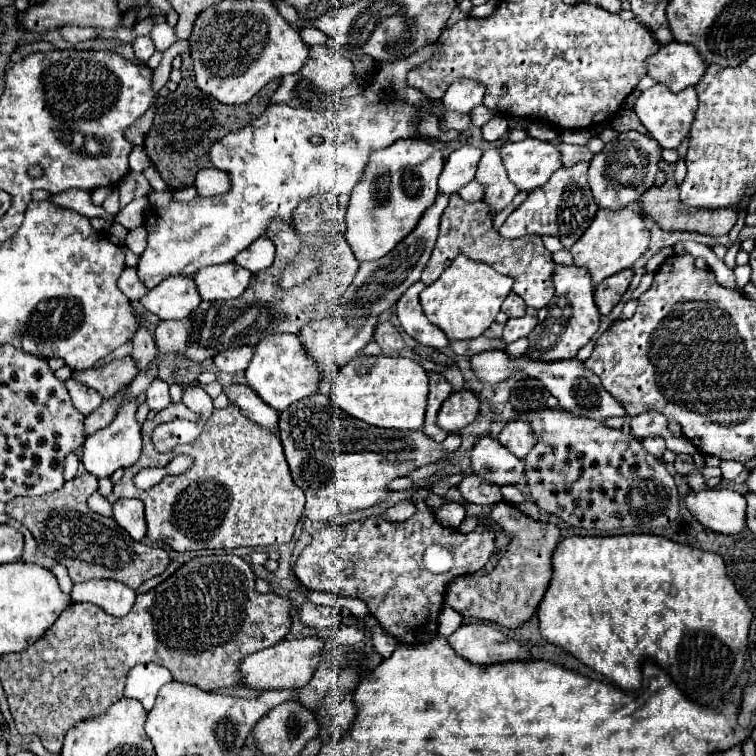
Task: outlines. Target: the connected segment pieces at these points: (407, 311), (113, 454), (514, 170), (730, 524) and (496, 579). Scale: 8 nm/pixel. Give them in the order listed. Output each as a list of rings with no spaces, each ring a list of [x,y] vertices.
[[[419,280],[399,298],[399,302],[397,302],[397,318],[399,318],[401,326],[403,326],[403,330],[411,338],[415,338],[419,344],[441,350],[441,348],[449,346],[449,340],[443,334],[443,330],[439,330],[437,326],[433,326],[425,318],[425,314],[421,310],[421,304],[419,304],[419,294],[421,294],[423,288],[425,288],[425,284]]]
[[[135,400],[125,402],[119,408],[117,418],[109,426],[105,426],[103,430],[97,430],[85,440],[81,462],[87,472],[91,472],[97,478],[103,478],[103,476],[111,476],[117,468],[123,468],[123,466],[129,468],[131,464],[135,464],[135,460],[141,454],[141,426],[135,420],[135,410],[137,410]]]
[[[525,138],[521,142],[503,142],[499,146],[507,178],[519,190],[535,190],[543,186],[551,174],[561,166],[555,142]]]
[[[707,488],[703,492],[691,490],[685,498],[689,512],[709,530],[725,536],[737,536],[747,526],[745,496],[731,488]]]
[[[509,502],[493,504],[489,522],[497,524],[505,534],[511,536],[507,552],[503,554],[497,568],[489,574],[455,578],[447,586],[445,602],[463,616],[497,622],[507,628],[517,628],[535,614],[539,602],[547,592],[553,576],[551,558],[555,546],[561,542],[561,530],[553,522],[541,522],[525,516],[517,506]]]

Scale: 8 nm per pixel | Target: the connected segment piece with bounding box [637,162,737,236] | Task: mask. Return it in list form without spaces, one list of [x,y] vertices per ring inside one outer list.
[[[663,162],[661,168],[667,172],[667,182],[663,184],[663,188],[655,186],[655,188],[647,190],[637,202],[639,210],[647,218],[657,222],[659,228],[667,230],[667,232],[699,232],[699,234],[709,234],[709,236],[725,236],[725,234],[729,234],[729,230],[737,222],[737,208],[723,208],[723,212],[703,212],[703,208],[689,208],[689,210],[683,208],[679,204],[679,188],[677,188],[675,178],[673,178],[675,164]]]

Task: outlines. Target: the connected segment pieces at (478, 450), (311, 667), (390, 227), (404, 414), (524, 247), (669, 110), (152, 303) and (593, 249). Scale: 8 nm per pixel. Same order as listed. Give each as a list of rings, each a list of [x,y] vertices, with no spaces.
[[[479,438],[471,450],[471,470],[485,482],[497,486],[519,484],[525,476],[525,460],[513,456],[493,438]]]
[[[307,636],[297,640],[283,640],[277,646],[265,648],[241,660],[243,684],[259,690],[281,690],[281,688],[299,688],[305,686],[321,662],[321,654],[327,648],[327,640],[321,636]]]
[[[397,140],[391,146],[377,150],[371,154],[367,164],[367,176],[363,184],[351,192],[349,208],[347,208],[347,242],[359,262],[379,260],[389,254],[407,234],[415,230],[421,216],[437,198],[437,178],[443,168],[443,154],[429,140]]]
[[[359,354],[335,376],[331,386],[331,400],[349,416],[355,416],[367,424],[397,430],[419,430],[425,418],[427,392],[429,378],[419,362],[401,356],[387,358]]]
[[[451,194],[449,204],[447,204],[443,216],[441,216],[437,244],[435,244],[433,254],[431,254],[427,266],[421,274],[421,280],[427,286],[433,284],[447,270],[447,266],[453,262],[453,258],[457,254],[465,254],[473,260],[481,260],[481,262],[491,264],[501,274],[511,276],[515,280],[513,292],[519,294],[525,300],[527,306],[531,306],[535,310],[543,308],[553,296],[551,272],[553,272],[555,262],[551,260],[551,252],[545,250],[539,236],[529,234],[529,236],[523,236],[523,238],[507,240],[499,232],[493,230],[491,222],[493,220],[491,220],[491,216],[487,216],[487,206],[483,202],[469,204],[459,194]]]
[[[655,84],[649,90],[641,92],[641,96],[635,102],[635,114],[639,116],[641,124],[647,128],[647,132],[663,146],[663,148],[673,148],[677,150],[681,142],[687,138],[695,112],[697,112],[697,92],[695,88],[685,88],[683,92],[671,94],[667,86]]]
[[[171,276],[149,290],[141,304],[161,320],[181,320],[201,304],[201,296],[191,276]]]
[[[633,206],[621,208],[621,210],[599,210],[587,232],[575,242],[571,248],[573,260],[577,266],[583,266],[591,272],[593,284],[597,286],[605,278],[631,268],[649,248],[649,228],[645,226],[645,220],[639,216],[639,212]]]

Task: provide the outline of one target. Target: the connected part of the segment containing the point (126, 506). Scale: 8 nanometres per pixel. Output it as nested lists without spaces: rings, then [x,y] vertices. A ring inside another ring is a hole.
[[[119,498],[113,504],[113,518],[121,528],[125,528],[131,534],[133,540],[141,540],[145,536],[145,532],[147,532],[141,500]]]

